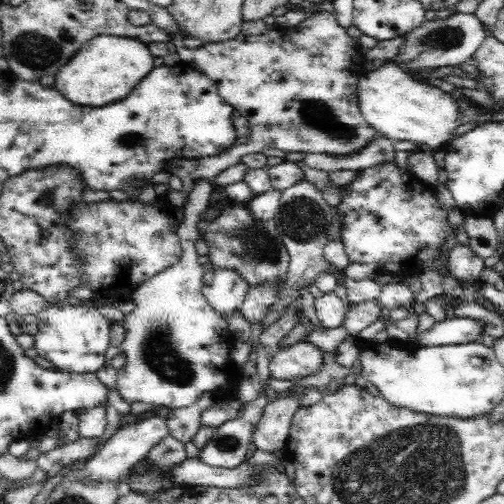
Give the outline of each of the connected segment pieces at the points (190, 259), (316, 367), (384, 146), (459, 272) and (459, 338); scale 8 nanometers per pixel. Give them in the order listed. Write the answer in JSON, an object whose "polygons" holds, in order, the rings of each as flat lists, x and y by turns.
{"polygons":[[[196,178,188,192,188,202,183,208,184,218,175,230,183,249,182,259,144,282,144,285,138,286,132,294,136,310,125,315,123,324,127,334,120,346,127,363,125,367,118,369,116,380,116,393,126,404,143,402,176,410,194,403,205,392,211,392,222,400,231,398,237,391,237,383,241,382,238,381,241,378,240,366,235,366,228,358,234,343,232,330,229,330,226,321,220,319,220,315,208,305,202,295,204,270,203,265,198,262,196,249,196,242,200,237,198,220,201,212,208,208,208,198,214,192,214,186,213,180,209,178]],[[308,340,270,350,272,360,269,363,271,377,293,381,316,374,324,364,324,354,320,347]],[[374,133,362,148,348,154,308,153,304,161,310,168,325,173,344,170,359,171,364,167,386,162,388,159,397,159,400,155,392,147,393,142,392,139,382,136,380,133]],[[457,244,449,255,449,270,456,280,474,282,480,279,485,268,485,259,474,253,469,244]],[[447,318,431,330,418,334,416,346,446,346,478,341,485,334,485,323,474,318]]]}

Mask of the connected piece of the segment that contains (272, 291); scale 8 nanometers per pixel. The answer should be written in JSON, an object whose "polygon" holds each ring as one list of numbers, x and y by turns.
{"polygon":[[263,283,260,287,251,286,244,303,239,307,239,312,248,324,257,324,266,318,274,302,276,302,276,283,272,285]]}

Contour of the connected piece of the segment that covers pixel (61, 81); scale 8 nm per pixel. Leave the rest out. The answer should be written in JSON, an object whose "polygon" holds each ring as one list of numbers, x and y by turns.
{"polygon":[[109,34,98,35,84,42,53,74,53,89,74,104,101,107,128,94,154,68,154,58,147,44,140,40]]}

